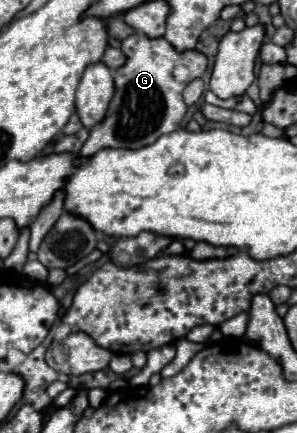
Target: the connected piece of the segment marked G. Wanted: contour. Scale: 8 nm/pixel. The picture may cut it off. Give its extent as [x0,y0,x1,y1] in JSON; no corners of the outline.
[80,32,206,156]

